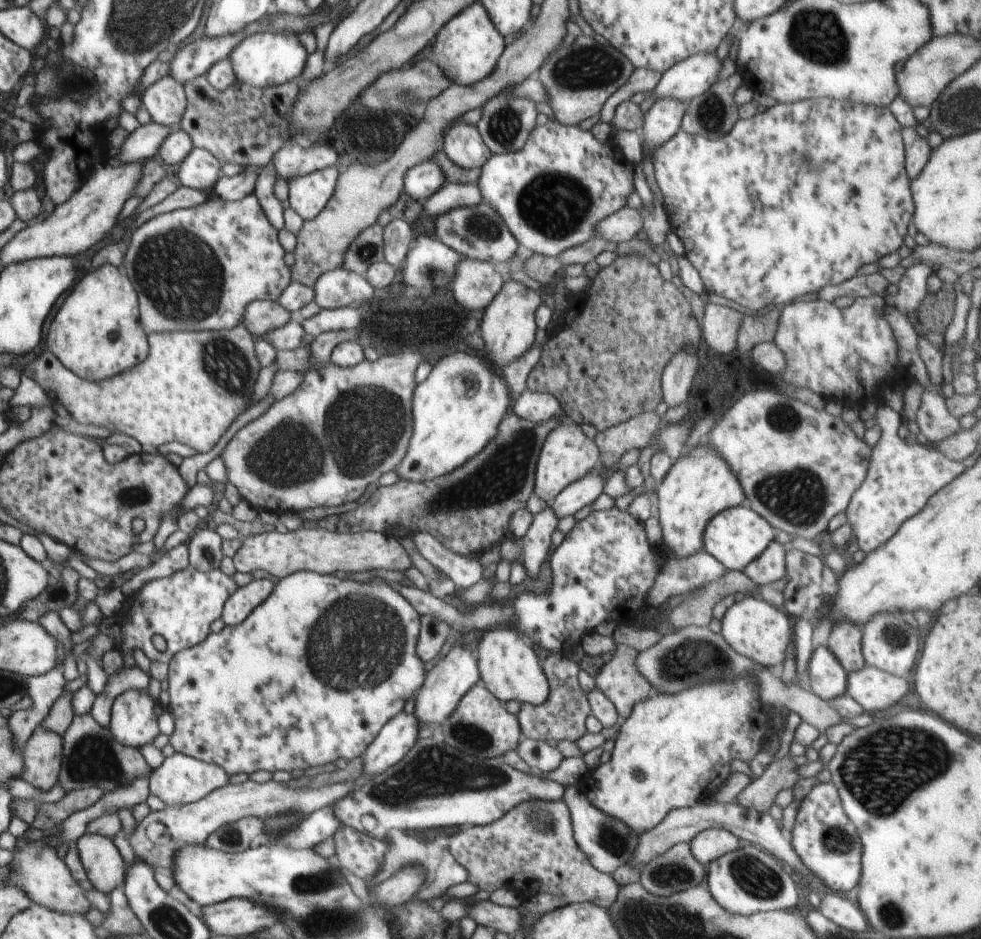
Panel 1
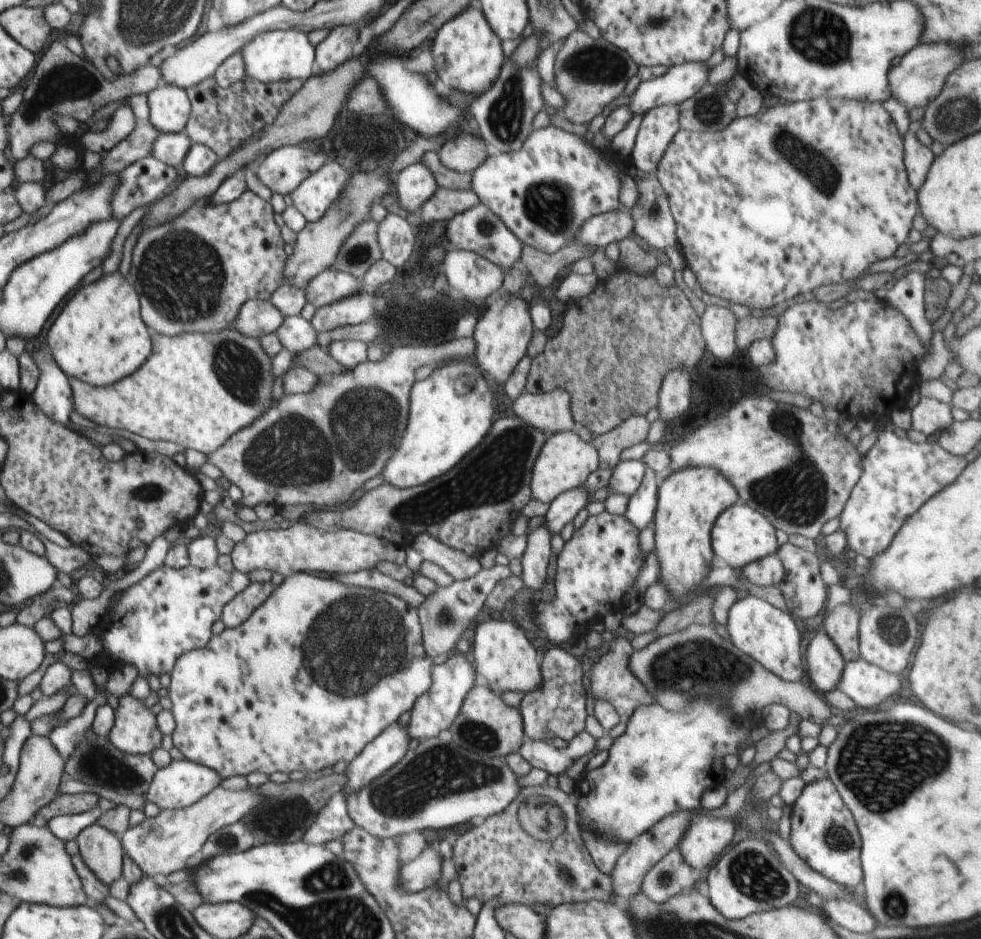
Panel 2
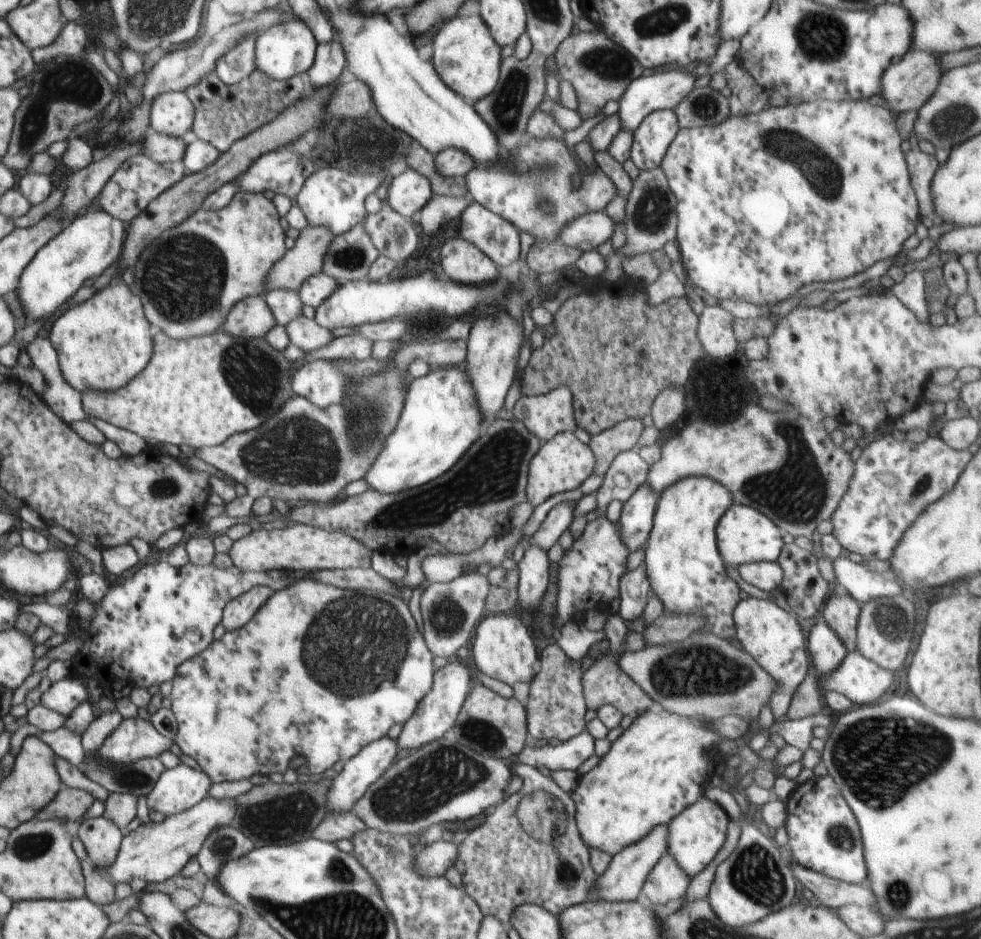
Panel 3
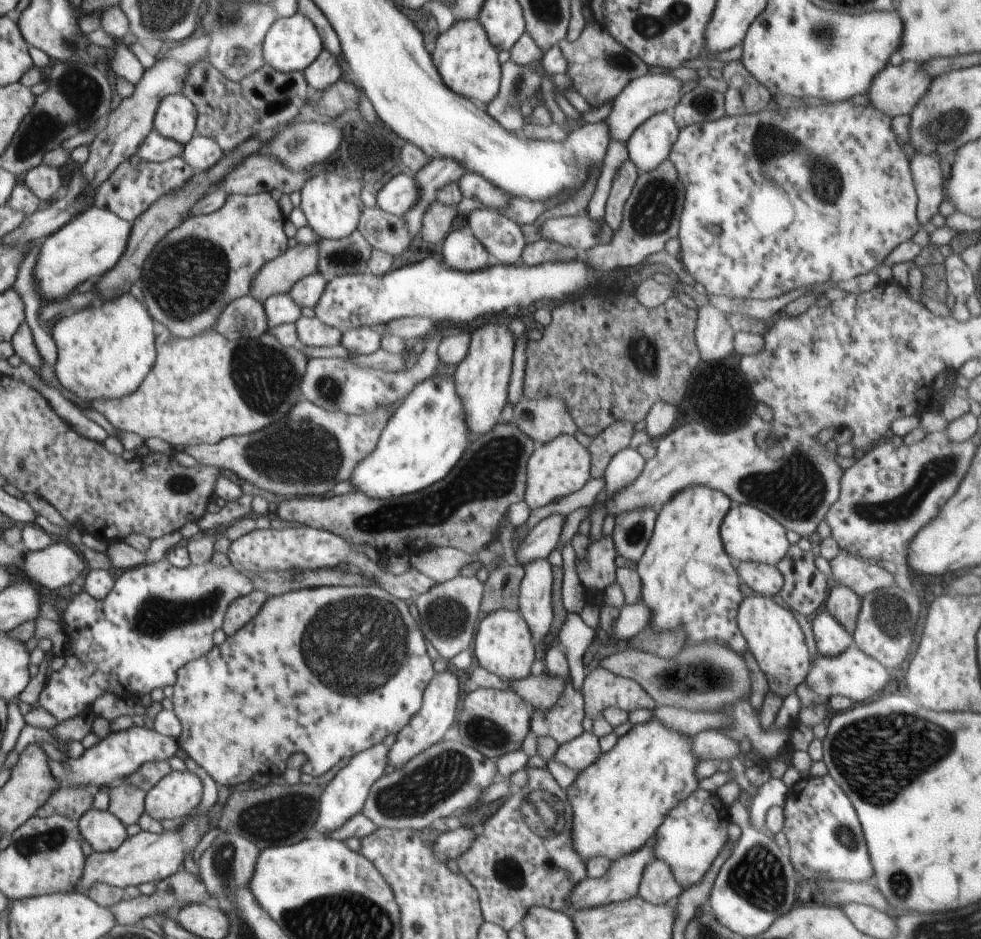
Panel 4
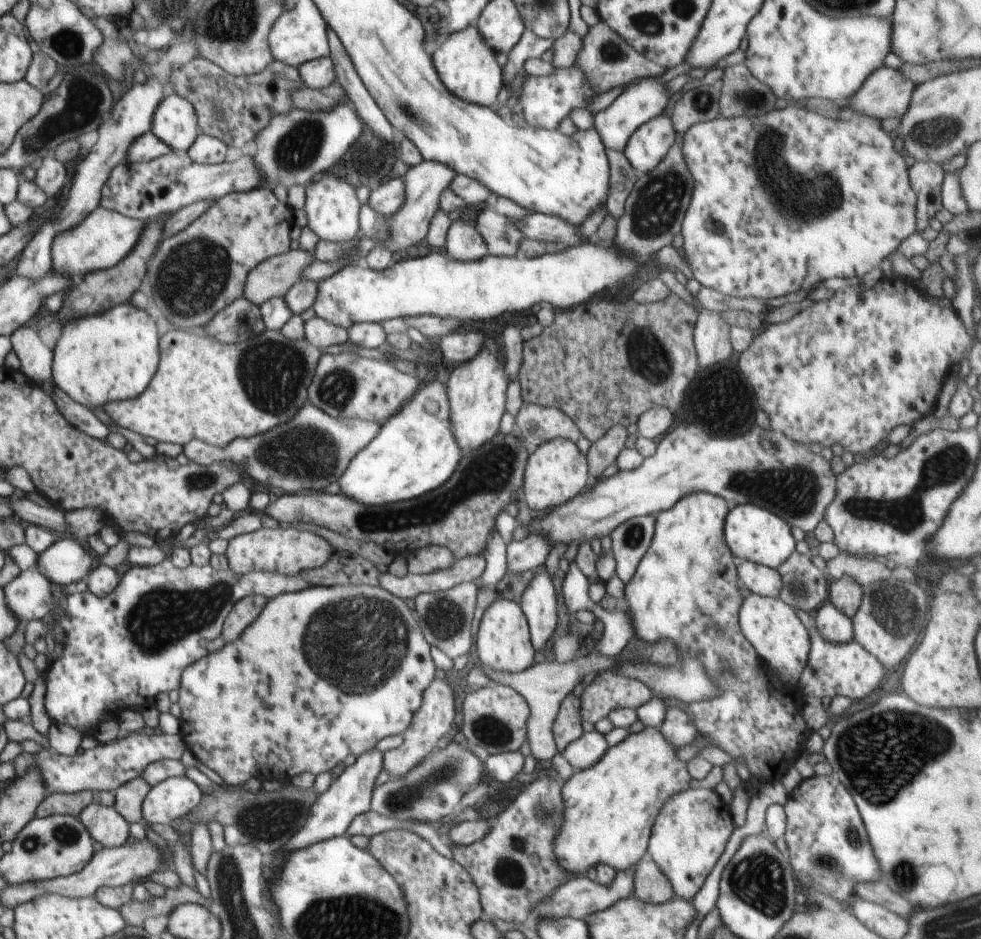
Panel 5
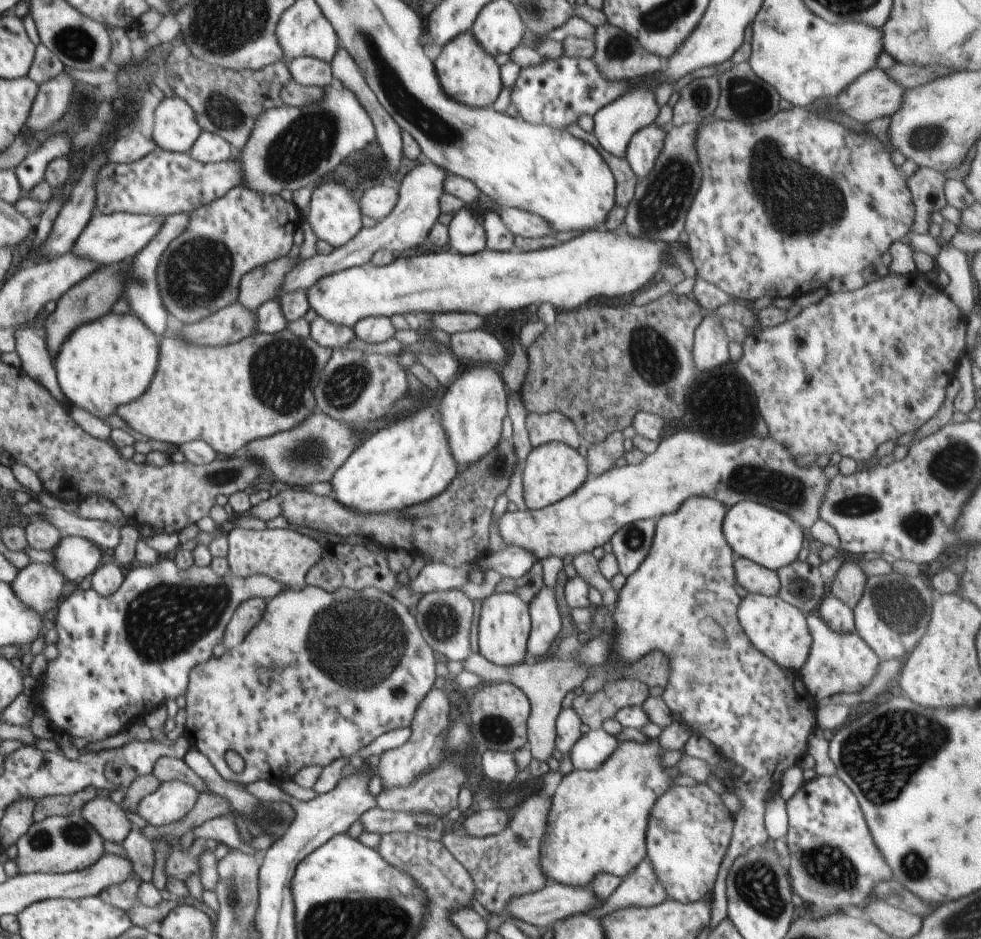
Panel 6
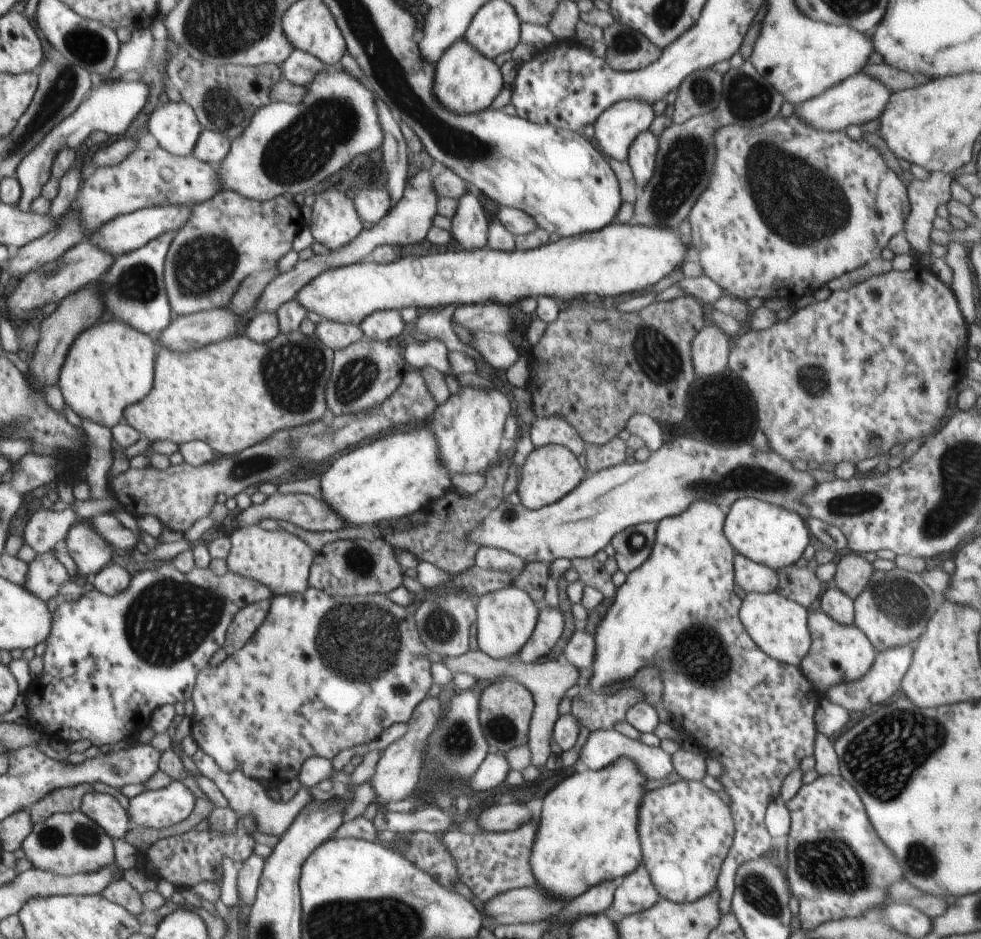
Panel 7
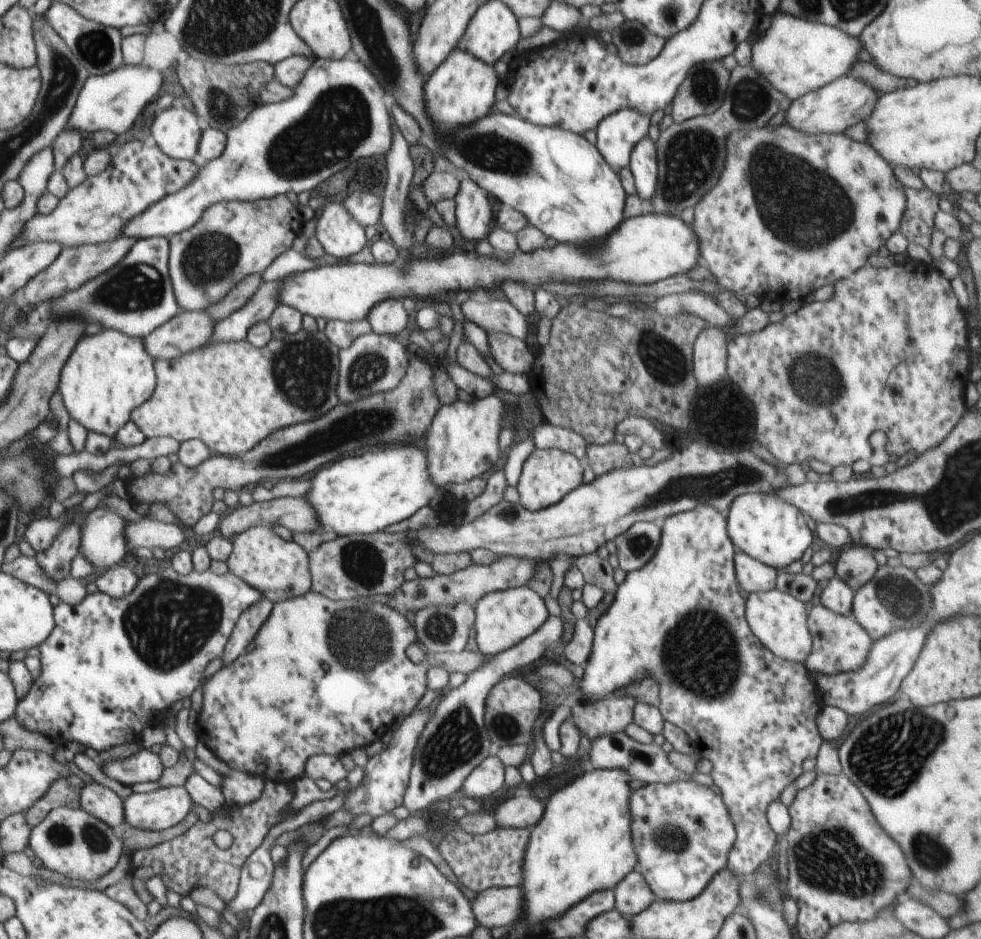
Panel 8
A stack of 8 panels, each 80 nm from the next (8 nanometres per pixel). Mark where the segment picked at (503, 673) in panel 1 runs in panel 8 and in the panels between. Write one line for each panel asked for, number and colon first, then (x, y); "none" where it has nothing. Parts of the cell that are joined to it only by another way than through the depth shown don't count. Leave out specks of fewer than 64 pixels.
2: (504, 656)
3: (502, 649)
4: (503, 644)
5: (503, 643)
6: (505, 623)
7: (506, 619)
8: (504, 618)

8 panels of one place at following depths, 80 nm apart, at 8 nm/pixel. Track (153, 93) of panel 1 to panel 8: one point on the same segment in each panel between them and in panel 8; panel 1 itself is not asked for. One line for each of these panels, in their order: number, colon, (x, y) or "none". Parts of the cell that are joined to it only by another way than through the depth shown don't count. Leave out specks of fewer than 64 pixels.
2: (169, 106)
3: (171, 113)
4: (176, 117)
5: (175, 121)
6: (176, 128)
7: (175, 126)
8: (177, 131)

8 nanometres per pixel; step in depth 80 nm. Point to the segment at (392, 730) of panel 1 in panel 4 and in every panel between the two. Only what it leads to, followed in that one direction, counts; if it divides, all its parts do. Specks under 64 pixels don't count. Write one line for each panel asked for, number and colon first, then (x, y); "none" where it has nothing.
2: (385, 751)
3: (362, 770)
4: (345, 796)

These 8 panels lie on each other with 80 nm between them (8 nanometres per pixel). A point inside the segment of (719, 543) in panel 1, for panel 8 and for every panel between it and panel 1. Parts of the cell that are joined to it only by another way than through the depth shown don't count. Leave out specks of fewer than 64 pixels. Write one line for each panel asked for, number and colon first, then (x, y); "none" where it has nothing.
2: (740, 534)
3: (744, 535)
4: (748, 534)
5: (752, 533)
6: (766, 536)
7: (774, 536)
8: (767, 528)

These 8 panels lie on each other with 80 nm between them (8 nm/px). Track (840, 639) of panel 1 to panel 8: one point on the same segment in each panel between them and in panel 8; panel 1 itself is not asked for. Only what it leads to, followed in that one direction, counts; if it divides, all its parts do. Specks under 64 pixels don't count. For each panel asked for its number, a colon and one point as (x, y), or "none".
2: (842, 626)
3: (841, 613)
4: (843, 603)
5: (846, 594)
6: (848, 585)
7: (853, 574)
8: (856, 566)

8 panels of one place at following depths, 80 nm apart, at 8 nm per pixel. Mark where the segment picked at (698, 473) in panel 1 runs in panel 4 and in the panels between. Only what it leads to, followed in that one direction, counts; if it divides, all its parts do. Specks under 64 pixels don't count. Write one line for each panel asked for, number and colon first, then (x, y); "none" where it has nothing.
2: (689, 500)
3: (685, 569)
4: (688, 580)

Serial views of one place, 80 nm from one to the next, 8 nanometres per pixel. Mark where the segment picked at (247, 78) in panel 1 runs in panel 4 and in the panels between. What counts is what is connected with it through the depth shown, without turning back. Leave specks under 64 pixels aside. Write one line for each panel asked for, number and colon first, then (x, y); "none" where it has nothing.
2: (272, 56)
3: (288, 49)
4: (292, 44)

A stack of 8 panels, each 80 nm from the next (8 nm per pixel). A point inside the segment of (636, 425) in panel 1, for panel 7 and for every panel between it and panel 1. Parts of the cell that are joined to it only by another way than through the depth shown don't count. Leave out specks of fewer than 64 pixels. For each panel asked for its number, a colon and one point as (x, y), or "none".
2: (609, 445)
3: (608, 445)
4: (616, 437)
5: (602, 453)
6: (601, 457)
7: (599, 456)

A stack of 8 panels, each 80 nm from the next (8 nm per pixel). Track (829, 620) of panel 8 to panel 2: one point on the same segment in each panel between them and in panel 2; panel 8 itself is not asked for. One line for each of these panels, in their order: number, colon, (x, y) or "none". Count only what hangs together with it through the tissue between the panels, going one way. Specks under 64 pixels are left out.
2: (868, 685)
3: (864, 682)
4: (853, 674)
5: (847, 670)
6: (837, 663)
7: (839, 654)

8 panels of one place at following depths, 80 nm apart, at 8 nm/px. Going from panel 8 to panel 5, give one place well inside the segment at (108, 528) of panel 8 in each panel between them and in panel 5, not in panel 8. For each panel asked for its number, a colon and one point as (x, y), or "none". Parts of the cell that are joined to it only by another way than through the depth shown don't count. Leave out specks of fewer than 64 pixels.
5: (66, 560)
6: (75, 558)
7: (91, 552)

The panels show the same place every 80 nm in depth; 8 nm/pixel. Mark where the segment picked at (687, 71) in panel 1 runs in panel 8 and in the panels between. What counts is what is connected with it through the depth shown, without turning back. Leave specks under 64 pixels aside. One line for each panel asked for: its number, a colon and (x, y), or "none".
2: (680, 82)
3: (644, 95)
4: (645, 96)
5: (647, 98)
6: (614, 124)
7: (616, 128)
8: (617, 134)

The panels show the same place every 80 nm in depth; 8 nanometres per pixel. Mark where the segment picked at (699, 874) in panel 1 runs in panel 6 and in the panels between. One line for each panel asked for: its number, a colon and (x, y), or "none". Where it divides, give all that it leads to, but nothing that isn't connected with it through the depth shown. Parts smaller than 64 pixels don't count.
2: (672, 874)
3: (667, 881)
4: (657, 886)
5: (651, 885)
6: (641, 888)

